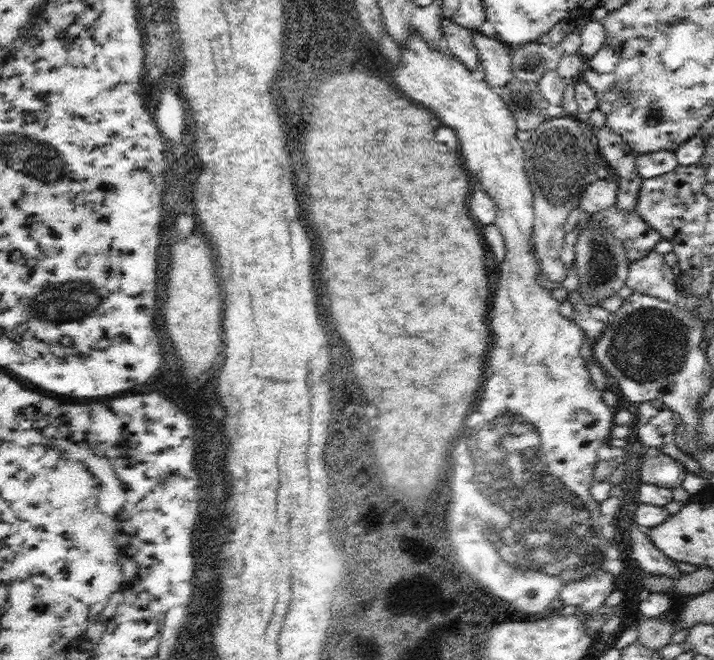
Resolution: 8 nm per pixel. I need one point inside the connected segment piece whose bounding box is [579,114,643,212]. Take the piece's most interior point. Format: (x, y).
(612, 148)

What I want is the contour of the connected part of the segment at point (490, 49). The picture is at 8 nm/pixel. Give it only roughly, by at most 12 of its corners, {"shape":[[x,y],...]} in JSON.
{"shape":[[473,30],[485,84],[513,80],[511,46]]}

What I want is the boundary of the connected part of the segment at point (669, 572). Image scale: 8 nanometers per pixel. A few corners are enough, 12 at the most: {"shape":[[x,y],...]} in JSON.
{"shape":[[635,520],[627,528],[631,560],[649,574],[681,576]]}

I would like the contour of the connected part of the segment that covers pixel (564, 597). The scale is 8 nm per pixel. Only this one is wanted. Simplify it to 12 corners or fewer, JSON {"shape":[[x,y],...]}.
{"shape":[[597,570],[565,582],[557,598],[583,616],[613,590],[611,574]]}

